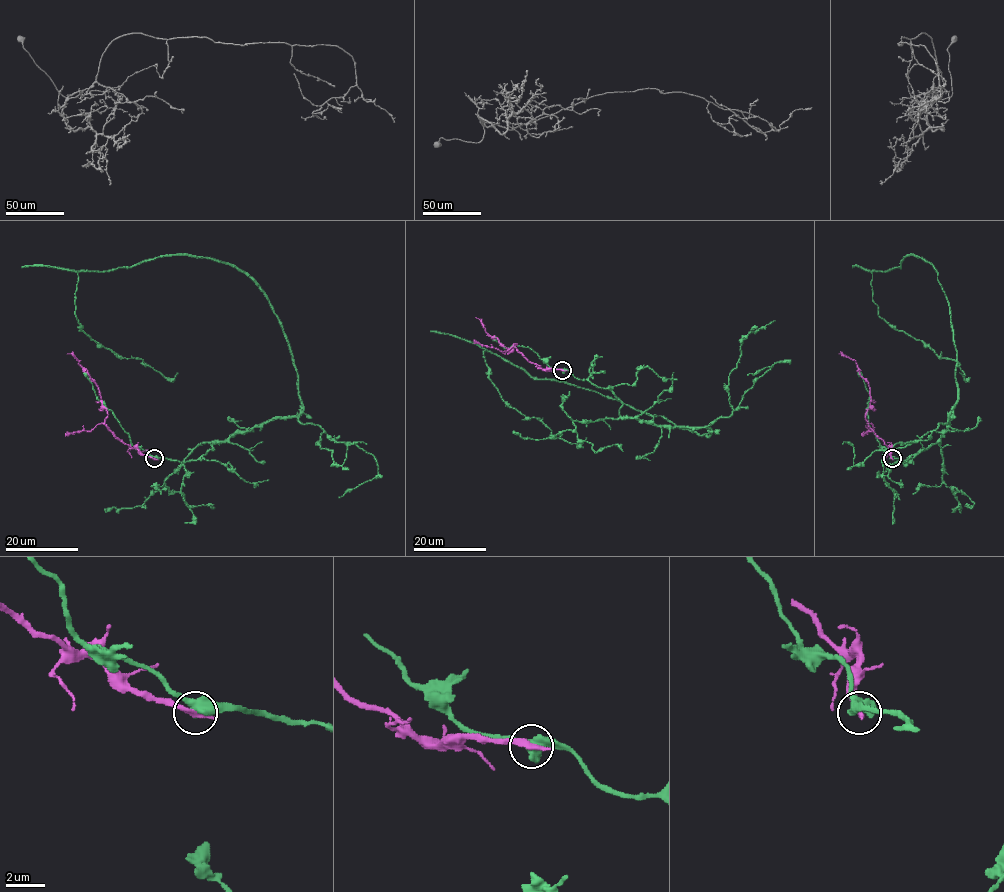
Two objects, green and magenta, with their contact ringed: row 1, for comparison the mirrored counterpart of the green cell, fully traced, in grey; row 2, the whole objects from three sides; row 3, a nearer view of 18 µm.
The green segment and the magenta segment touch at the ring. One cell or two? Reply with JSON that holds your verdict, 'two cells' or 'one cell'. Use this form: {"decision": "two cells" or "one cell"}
{"decision": "two cells"}

